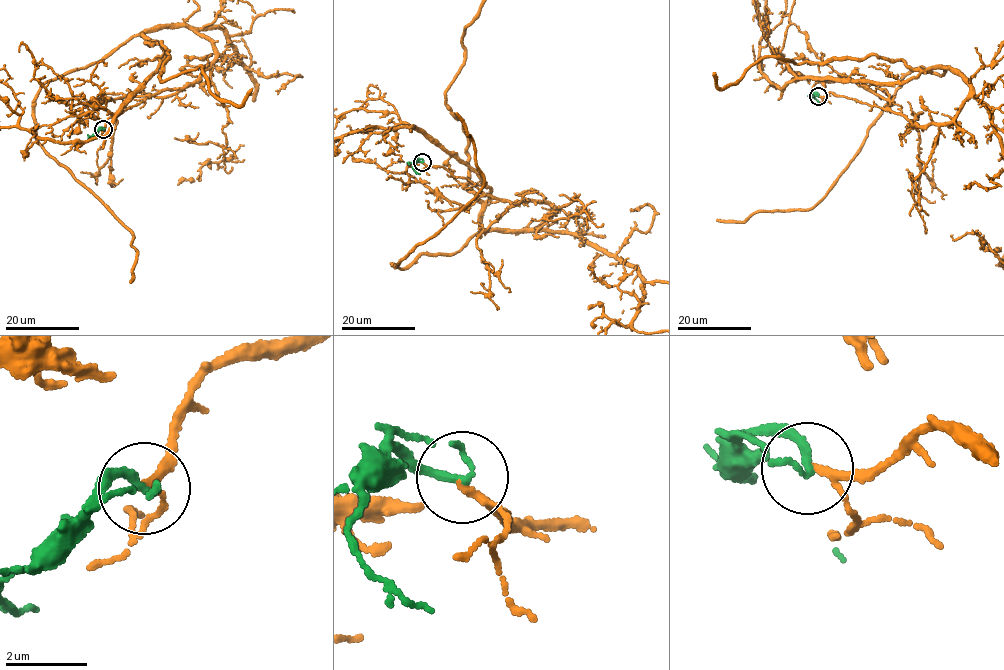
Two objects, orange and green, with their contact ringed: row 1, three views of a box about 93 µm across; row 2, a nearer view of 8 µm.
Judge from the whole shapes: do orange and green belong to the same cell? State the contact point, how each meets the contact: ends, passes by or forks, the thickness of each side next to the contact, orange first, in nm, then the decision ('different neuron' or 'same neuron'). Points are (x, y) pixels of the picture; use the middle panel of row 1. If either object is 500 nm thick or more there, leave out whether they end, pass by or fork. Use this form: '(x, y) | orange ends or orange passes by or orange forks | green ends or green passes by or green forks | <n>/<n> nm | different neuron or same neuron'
(422, 162) | orange passes by | green passes by | 140/160 nm | same neuron

